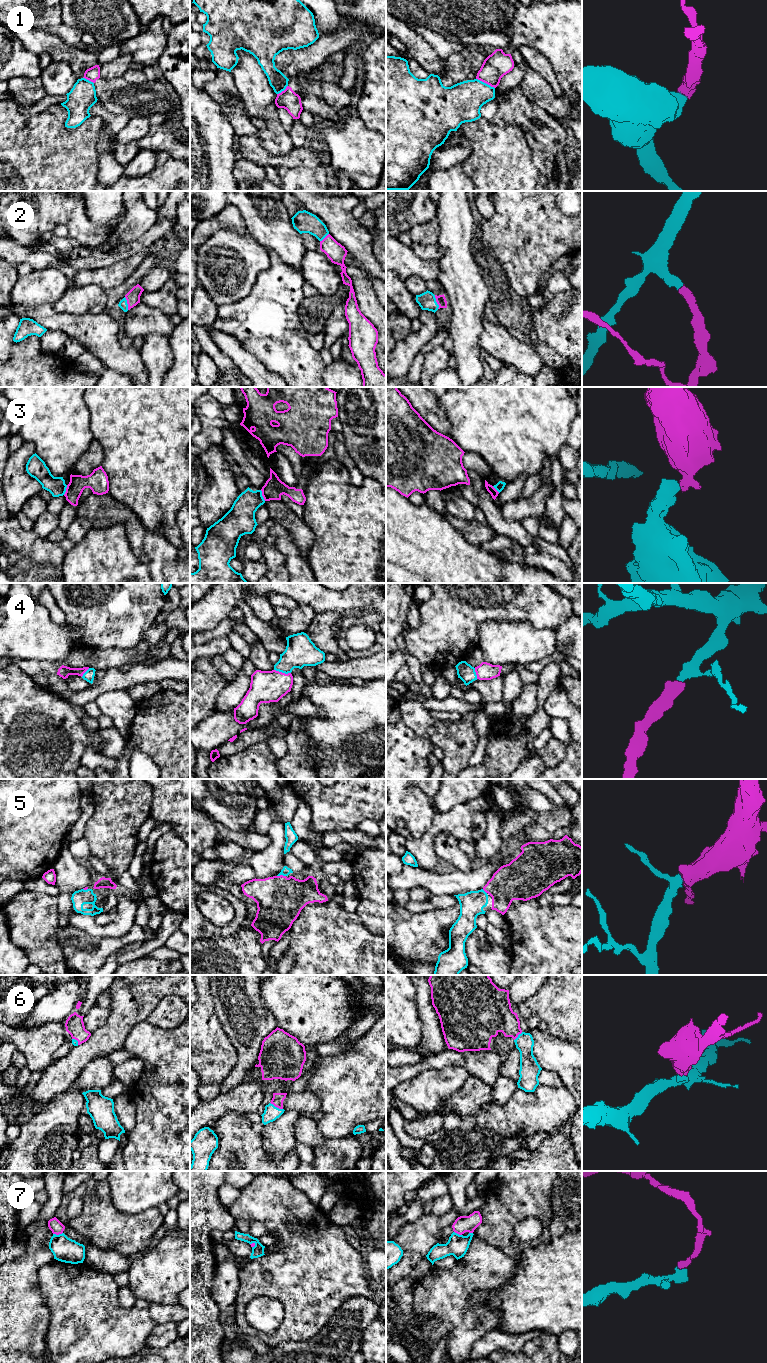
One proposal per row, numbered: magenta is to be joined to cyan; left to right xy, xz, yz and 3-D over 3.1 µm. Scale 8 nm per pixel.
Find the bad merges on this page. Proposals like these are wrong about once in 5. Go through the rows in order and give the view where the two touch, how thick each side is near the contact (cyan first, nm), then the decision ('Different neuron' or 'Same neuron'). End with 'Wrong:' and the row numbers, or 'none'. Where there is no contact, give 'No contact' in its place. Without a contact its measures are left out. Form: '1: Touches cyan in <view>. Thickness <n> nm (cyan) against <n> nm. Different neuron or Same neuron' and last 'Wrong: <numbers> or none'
1: Touches cyan in yz. Thickness 320 nm (cyan) against 200 nm. Different neuron
2: Touches cyan in yz. Thickness 140 nm (cyan) against 80 nm. Same neuron
3: Touches cyan in xz. Thickness 220 nm (cyan) against 160 nm. Different neuron
4: Touches cyan in xz. Thickness 240 nm (cyan) against 260 nm. Same neuron
5: Touches cyan in xz. Thickness 70 nm (cyan) against 380 nm. Same neuron
6: Touches cyan in xz. Thickness 120 nm (cyan) against 90 nm. Same neuron
7: Touches cyan in xy. Thickness 200 nm (cyan) against 100 nm. Different neuron
Wrong: 1, 3, 7

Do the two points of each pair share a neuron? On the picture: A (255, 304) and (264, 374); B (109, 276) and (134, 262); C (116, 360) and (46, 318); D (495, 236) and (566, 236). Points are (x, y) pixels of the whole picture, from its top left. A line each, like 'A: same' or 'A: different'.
A: different
B: same
C: same
D: same

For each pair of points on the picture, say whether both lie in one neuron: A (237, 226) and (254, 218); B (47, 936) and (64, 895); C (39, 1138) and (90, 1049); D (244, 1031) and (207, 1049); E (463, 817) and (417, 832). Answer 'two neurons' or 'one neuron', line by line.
A: two neurons
B: two neurons
C: two neurons
D: two neurons
E: two neurons

